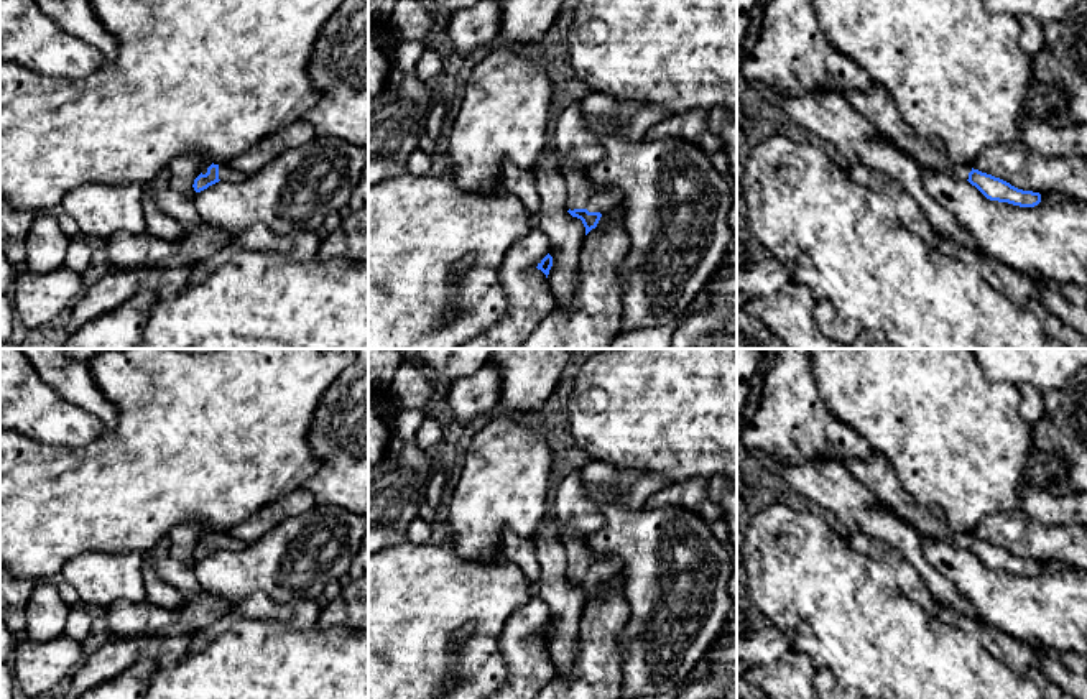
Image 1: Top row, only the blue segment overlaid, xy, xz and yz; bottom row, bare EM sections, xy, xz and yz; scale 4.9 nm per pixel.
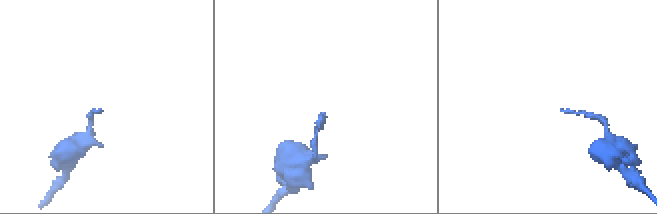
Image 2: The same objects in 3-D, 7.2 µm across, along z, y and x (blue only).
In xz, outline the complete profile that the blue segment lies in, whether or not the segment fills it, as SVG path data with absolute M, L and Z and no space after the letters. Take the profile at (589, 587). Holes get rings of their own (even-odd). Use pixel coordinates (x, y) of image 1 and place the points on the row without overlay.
M561 530L557 538L566 549L566 577L582 589L587 604L597 595L600 586L618 572L620 564L615 558L594 558L587 548L587 536Z

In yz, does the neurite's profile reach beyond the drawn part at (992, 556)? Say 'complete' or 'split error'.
split error

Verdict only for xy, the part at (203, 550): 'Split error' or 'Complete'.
Split error

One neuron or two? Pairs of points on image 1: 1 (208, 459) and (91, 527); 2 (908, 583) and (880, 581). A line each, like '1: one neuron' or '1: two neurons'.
1: one neuron
2: two neurons

